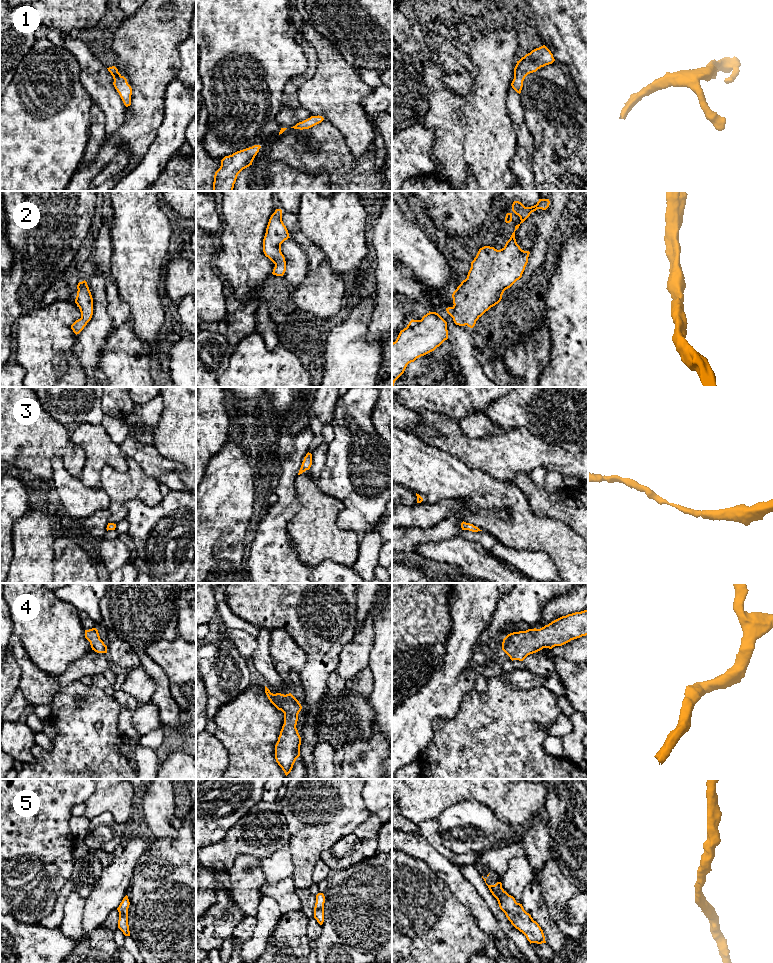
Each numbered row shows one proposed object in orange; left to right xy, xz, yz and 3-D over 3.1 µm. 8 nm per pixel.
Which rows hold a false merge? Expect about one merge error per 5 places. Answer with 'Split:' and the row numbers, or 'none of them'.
Split: none of them

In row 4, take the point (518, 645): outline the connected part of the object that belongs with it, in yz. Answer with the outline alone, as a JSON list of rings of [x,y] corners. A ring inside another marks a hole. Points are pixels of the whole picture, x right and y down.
[[[588,609],[562,616],[540,629],[510,633],[503,639],[502,650],[512,661],[523,661],[528,655],[543,648],[562,646],[586,635],[588,635]]]

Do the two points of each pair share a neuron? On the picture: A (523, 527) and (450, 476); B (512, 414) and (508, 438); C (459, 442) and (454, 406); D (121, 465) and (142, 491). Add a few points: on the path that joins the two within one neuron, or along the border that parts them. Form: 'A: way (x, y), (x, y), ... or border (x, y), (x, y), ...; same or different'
A: way (515, 506), (471, 485); same
B: border (501, 429), (522, 428), (528, 430), (533, 435); different
C: border (434, 411), (458, 420); different
D: border (127, 457), (125, 471), (111, 466), (103, 468); different

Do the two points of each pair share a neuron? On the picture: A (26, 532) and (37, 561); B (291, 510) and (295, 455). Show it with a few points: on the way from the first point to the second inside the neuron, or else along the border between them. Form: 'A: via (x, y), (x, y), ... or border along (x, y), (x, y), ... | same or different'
A: via (33, 539), (33, 554) | same
B: via (287, 496), (287, 474), (289, 469) | same

